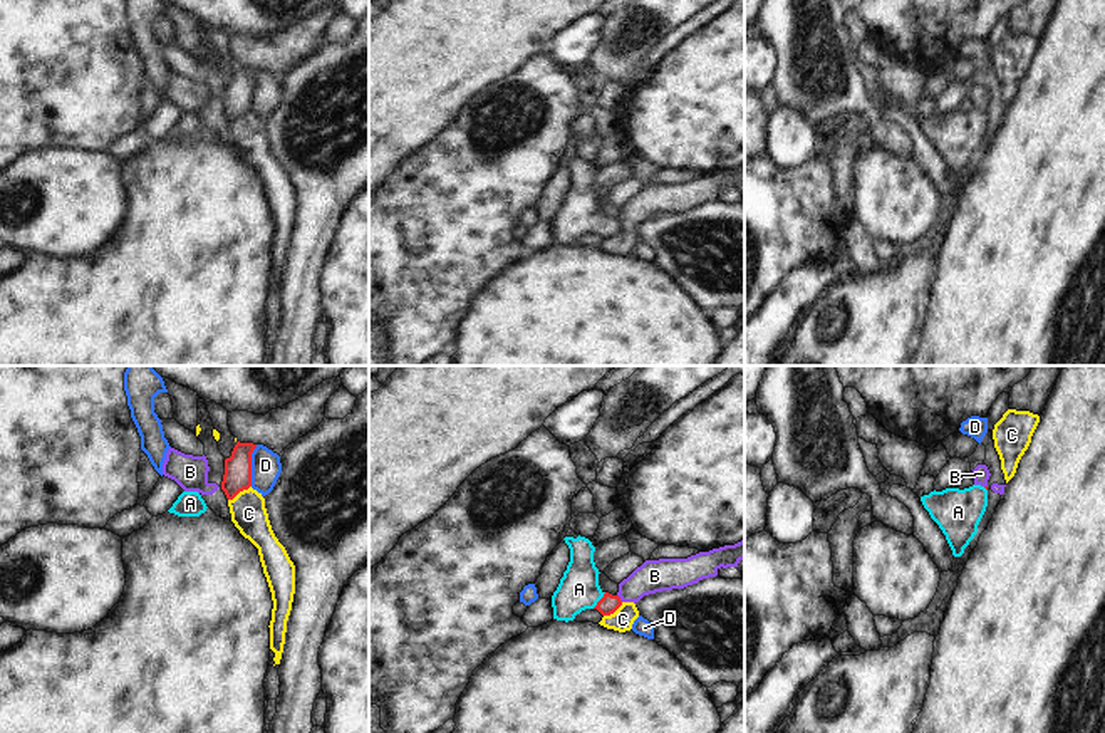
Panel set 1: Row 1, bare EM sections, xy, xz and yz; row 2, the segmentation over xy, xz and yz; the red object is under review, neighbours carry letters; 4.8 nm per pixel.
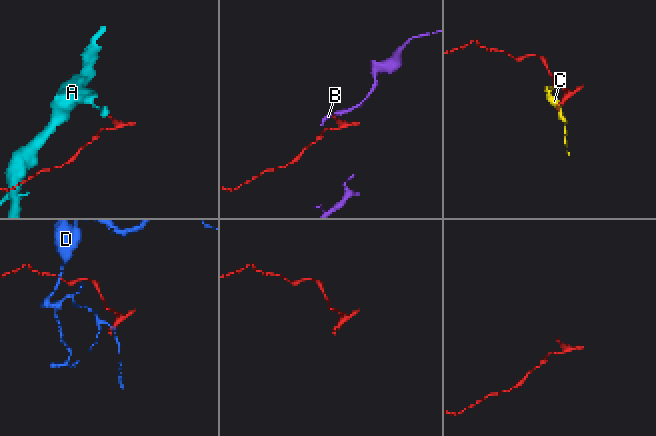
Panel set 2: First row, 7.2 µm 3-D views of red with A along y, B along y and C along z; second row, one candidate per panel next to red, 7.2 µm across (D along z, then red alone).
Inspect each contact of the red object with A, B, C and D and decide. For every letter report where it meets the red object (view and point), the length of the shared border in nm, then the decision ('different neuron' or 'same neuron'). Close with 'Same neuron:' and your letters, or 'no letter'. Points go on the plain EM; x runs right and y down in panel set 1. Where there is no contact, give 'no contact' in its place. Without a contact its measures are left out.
A: xz (599, 225) | 100 nm | same neuron
B: xz (619, 222) | 50 nm | different neuron
C: xy (238, 116) | 130 nm | different neuron
D: xy (250, 89) | 200 nm | different neuron
Same neuron: A

